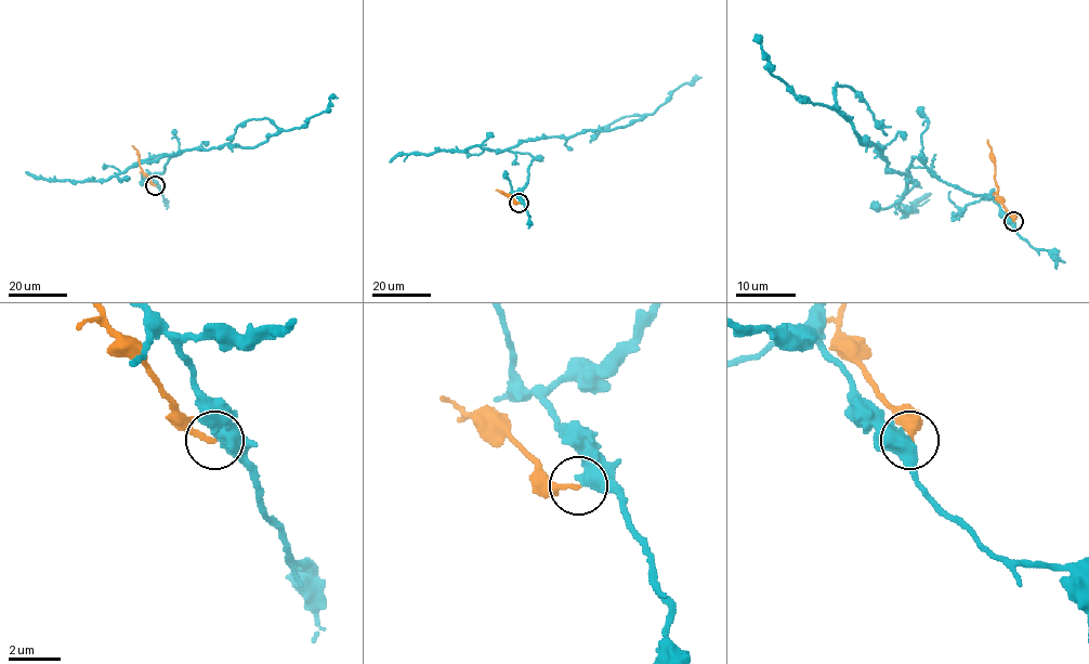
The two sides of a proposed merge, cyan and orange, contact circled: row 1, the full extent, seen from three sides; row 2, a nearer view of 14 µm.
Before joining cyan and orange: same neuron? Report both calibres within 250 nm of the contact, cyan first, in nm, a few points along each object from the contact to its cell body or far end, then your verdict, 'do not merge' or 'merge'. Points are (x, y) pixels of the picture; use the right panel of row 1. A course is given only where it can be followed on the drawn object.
650/200 nm | cyan via (1013, 220), (916, 157), (892, 172), (880, 146), (862, 143), (835, 108), (801, 101), (770, 73), (758, 42) | orange via (1013, 220), (998, 195), (995, 157), (987, 140) | do not merge

